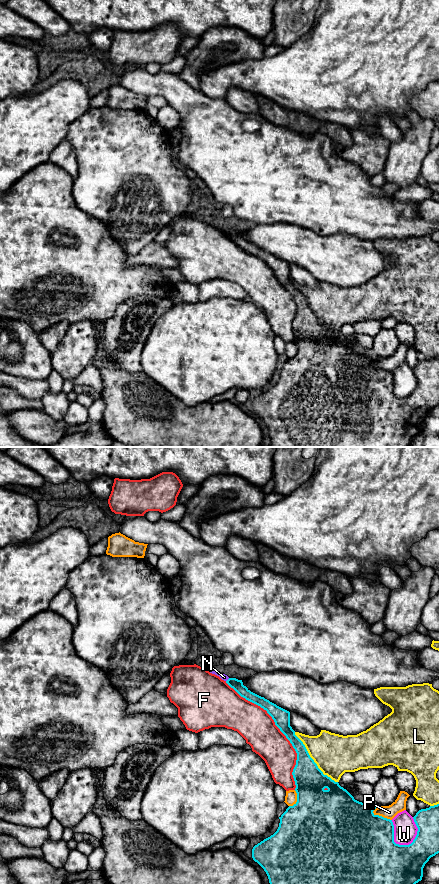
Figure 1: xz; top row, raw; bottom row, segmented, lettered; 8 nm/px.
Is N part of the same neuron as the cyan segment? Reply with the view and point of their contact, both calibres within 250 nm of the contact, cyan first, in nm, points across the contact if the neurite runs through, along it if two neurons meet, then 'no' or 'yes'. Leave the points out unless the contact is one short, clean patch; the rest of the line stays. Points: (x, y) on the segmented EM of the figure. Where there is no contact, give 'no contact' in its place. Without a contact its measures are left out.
meets cyan in xz at (227, 680); 90 nm thick on the cyan side, 50 nm on the other; runs through xz (237, 685), (227, 680), (224, 677); yes

